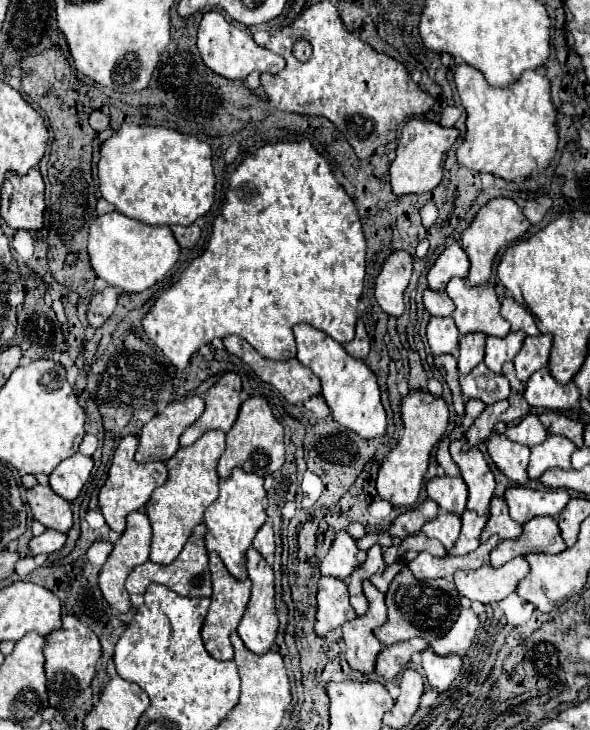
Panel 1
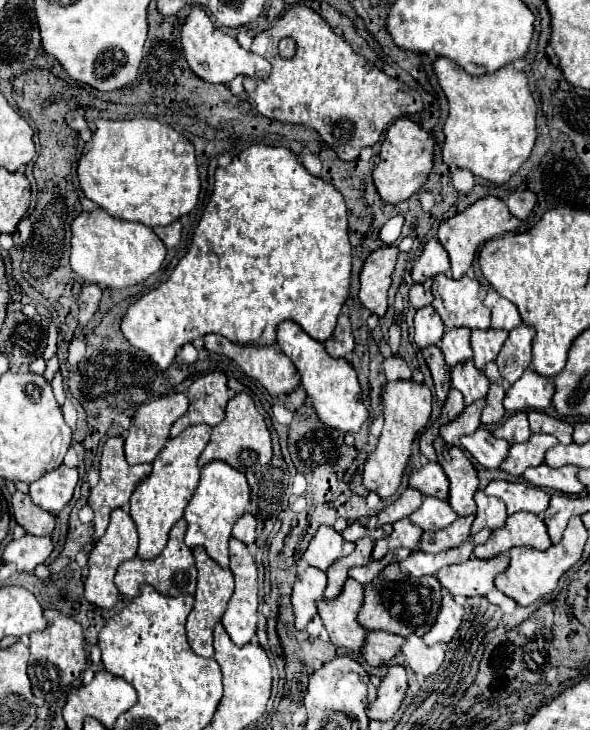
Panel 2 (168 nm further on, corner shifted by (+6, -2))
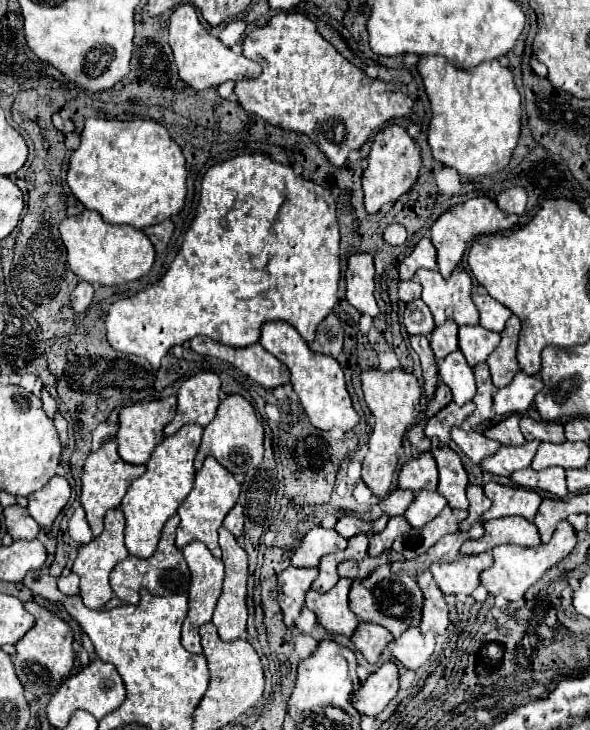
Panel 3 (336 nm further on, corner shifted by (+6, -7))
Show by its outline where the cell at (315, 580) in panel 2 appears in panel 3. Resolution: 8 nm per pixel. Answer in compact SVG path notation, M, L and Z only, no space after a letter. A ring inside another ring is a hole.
M286 568L278 574L278 604L284 614L284 624L290 628L294 626L296 616L304 606L304 594L310 590L312 580L318 576L318 568Z

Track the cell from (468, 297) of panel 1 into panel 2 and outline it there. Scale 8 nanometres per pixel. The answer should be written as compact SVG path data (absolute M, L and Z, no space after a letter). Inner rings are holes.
M436 275L432 281L434 309L442 317L446 329L490 329L490 309L480 299L480 283L472 275L452 279L448 275Z

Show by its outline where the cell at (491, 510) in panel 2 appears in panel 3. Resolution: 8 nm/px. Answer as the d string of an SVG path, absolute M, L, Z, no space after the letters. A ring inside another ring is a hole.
M470 484L466 488L466 494L468 494L468 500L470 500L470 506L468 506L468 516L460 524L460 530L466 530L466 528L470 528L470 524L480 522L482 512L486 512L490 508L490 500L486 498L486 494L482 492L480 486Z

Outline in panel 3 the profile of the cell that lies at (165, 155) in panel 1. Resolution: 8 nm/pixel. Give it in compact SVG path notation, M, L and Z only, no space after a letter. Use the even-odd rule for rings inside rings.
M88 118L80 134L80 146L72 152L66 184L72 194L88 208L102 214L110 224L130 224L134 228L146 228L160 224L162 220L178 214L184 208L186 198L186 160L180 146L170 138L168 130L154 120L104 120Z

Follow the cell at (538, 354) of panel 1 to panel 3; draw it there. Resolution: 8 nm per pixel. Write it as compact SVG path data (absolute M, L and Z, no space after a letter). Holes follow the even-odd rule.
M510 316L506 322L506 328L500 332L502 342L486 360L486 364L490 366L490 374L492 374L492 384L496 388L510 384L514 374L520 370L518 360L516 360L518 332L520 332L520 320L516 316Z

